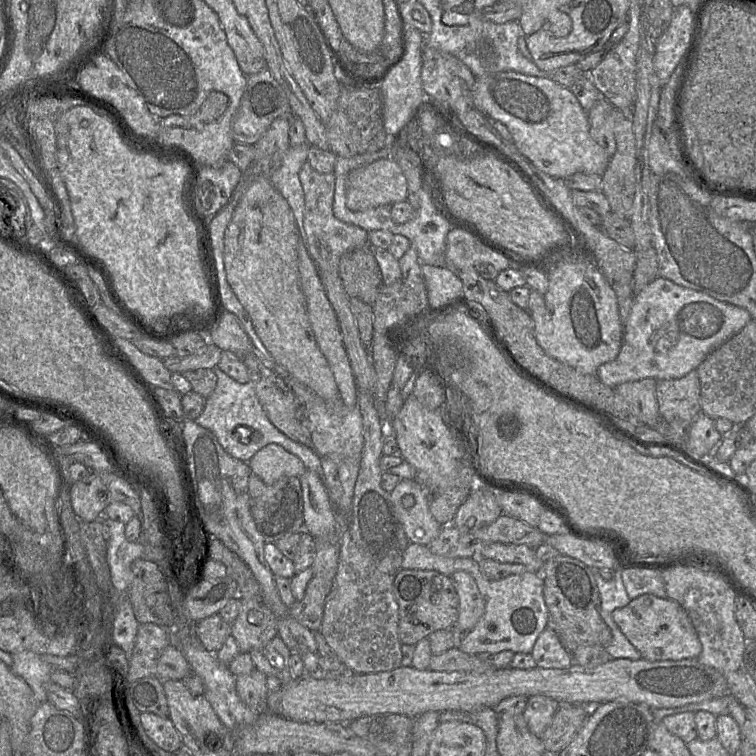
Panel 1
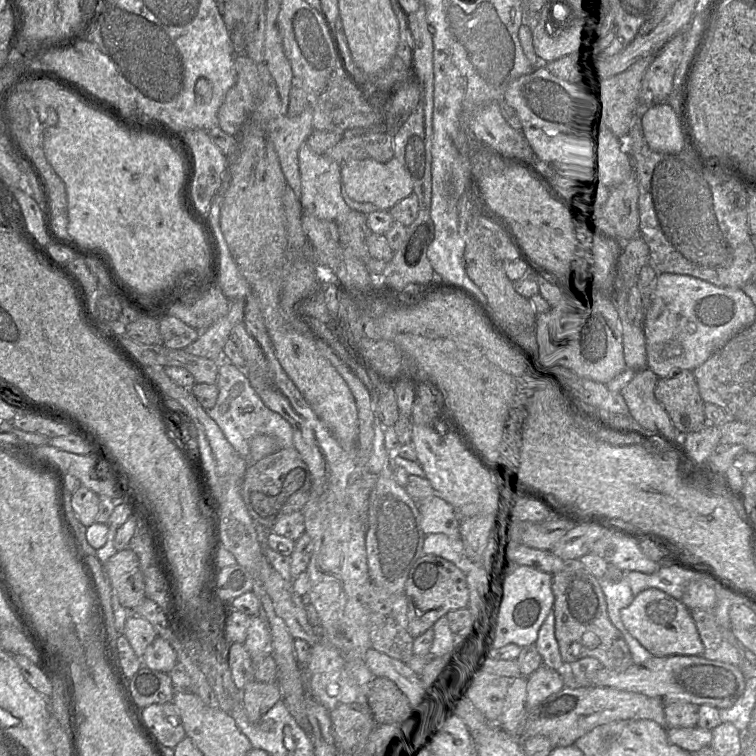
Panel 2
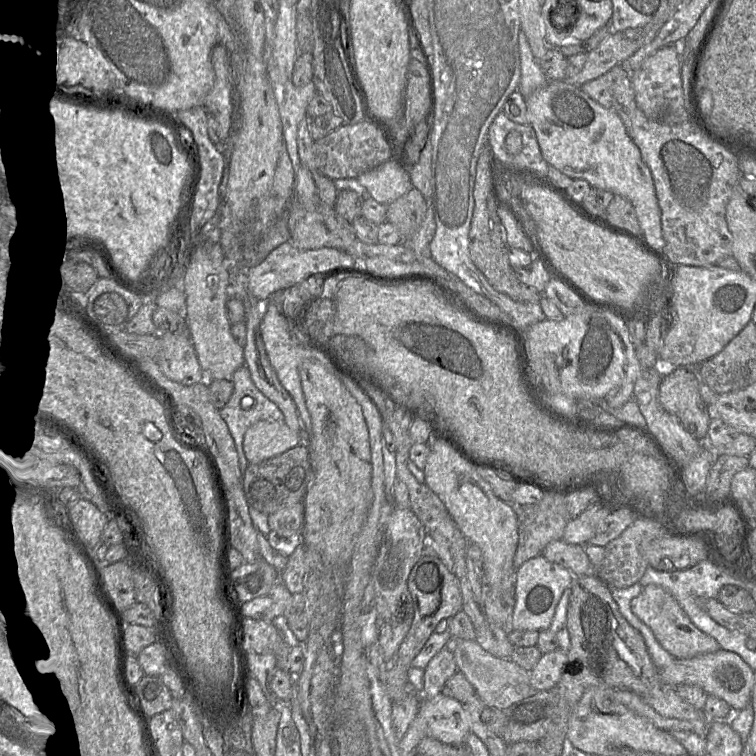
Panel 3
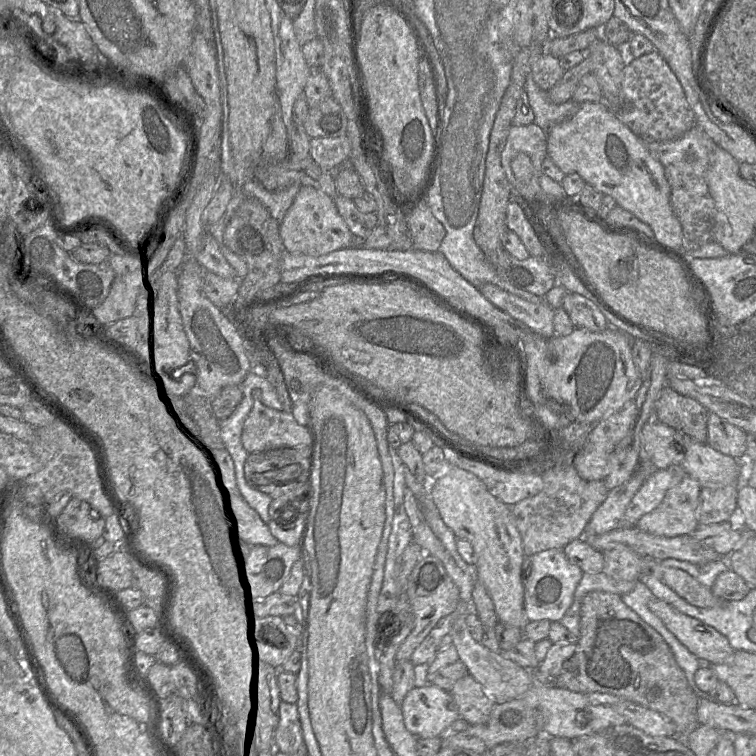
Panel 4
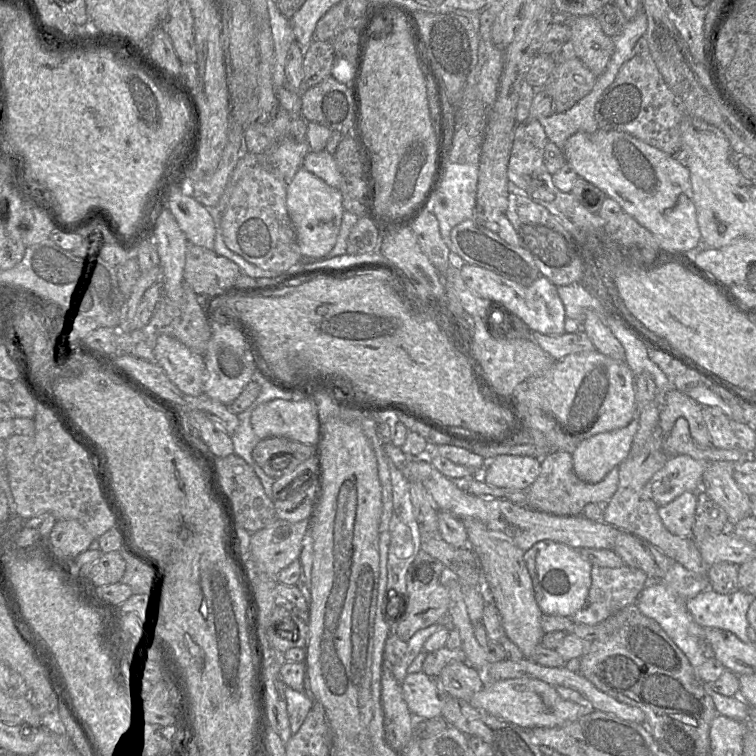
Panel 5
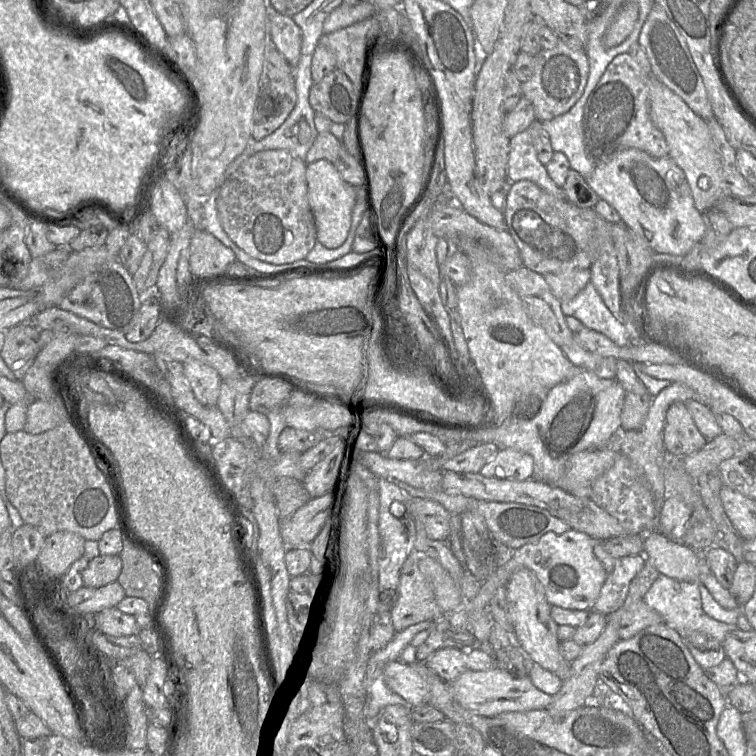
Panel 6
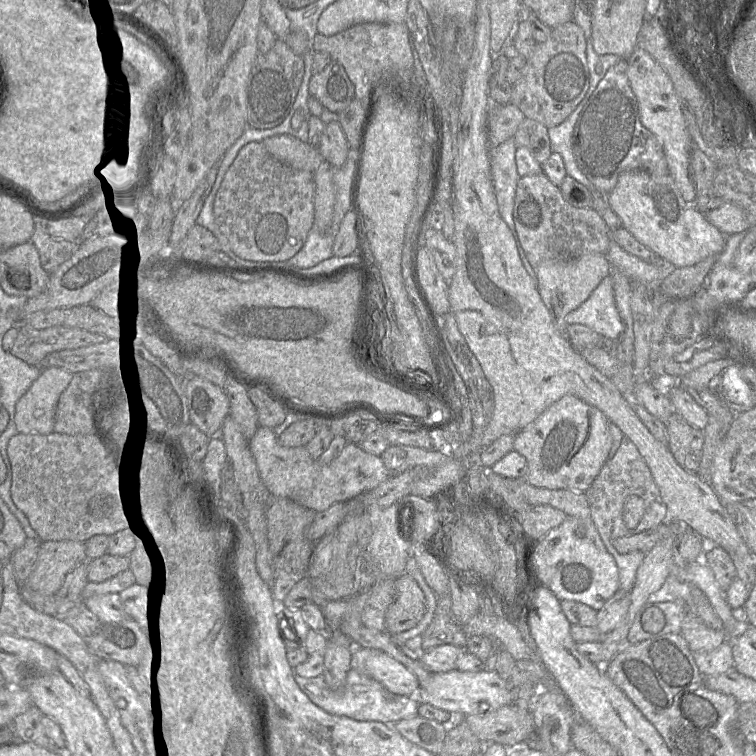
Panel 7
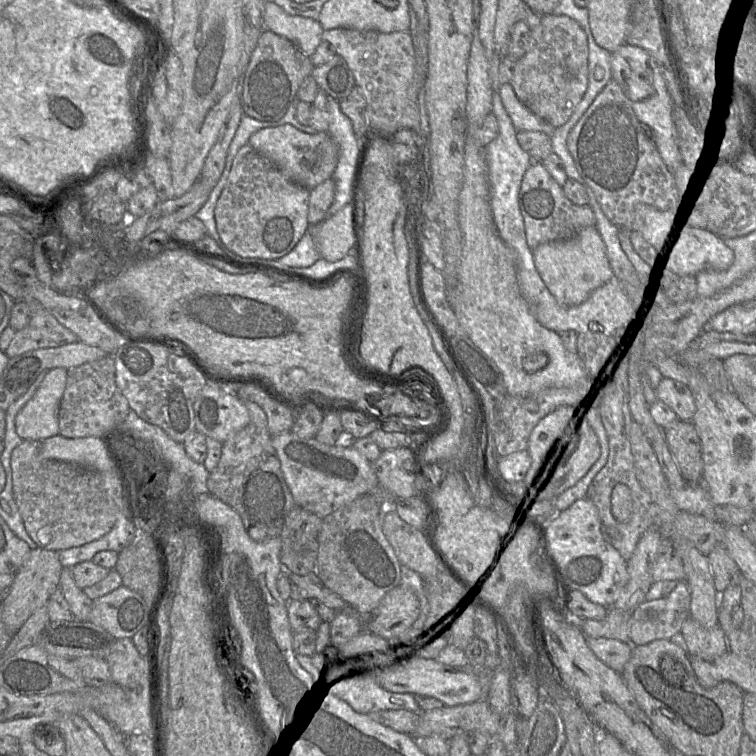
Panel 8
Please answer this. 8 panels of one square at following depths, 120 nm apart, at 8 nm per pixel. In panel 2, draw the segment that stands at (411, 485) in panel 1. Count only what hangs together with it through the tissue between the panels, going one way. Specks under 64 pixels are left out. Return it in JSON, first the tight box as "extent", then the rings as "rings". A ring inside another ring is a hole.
{"extent":[418,496,460,540],"rings":[[[432,496],[418,505],[421,529],[425,536],[443,534],[453,540],[460,540],[460,519],[451,505],[438,496]]]}

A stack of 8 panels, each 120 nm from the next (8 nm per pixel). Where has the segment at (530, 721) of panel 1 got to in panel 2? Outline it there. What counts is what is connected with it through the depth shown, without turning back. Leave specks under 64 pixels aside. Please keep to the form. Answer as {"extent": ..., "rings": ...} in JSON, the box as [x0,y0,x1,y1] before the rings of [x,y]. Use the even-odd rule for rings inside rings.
{"extent":[527,665,563,708],"rings":[[[541,665],[527,677],[527,708],[533,708],[550,695],[563,688],[563,679],[559,671]]]}

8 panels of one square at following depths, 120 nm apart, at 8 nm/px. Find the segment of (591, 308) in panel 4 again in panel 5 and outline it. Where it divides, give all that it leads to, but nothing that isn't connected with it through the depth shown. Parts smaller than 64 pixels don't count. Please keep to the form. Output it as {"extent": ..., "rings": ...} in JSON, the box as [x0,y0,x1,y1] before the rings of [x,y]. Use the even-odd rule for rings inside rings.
{"extent":[580,310,626,362],"rings":[[[592,310],[586,311],[580,330],[586,333],[595,346],[596,351],[614,360],[626,362],[625,351],[622,345],[596,312]]]}

